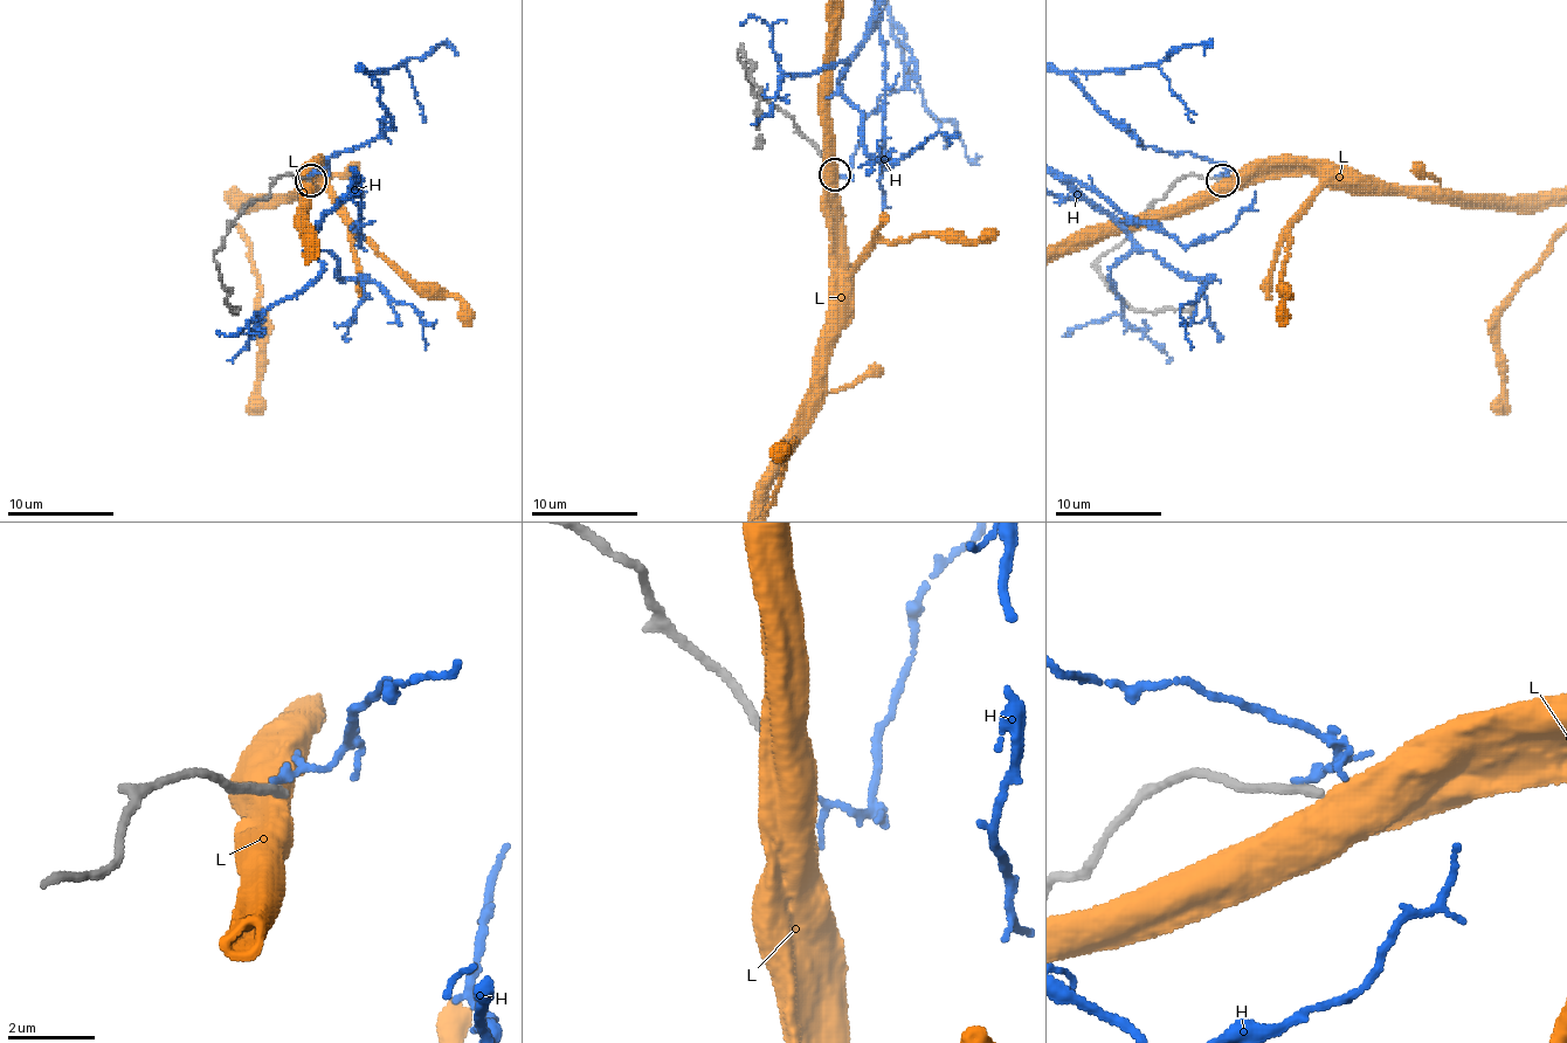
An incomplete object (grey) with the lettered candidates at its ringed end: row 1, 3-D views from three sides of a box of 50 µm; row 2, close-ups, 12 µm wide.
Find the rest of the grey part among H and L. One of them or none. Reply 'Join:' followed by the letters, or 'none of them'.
Join: none of them

